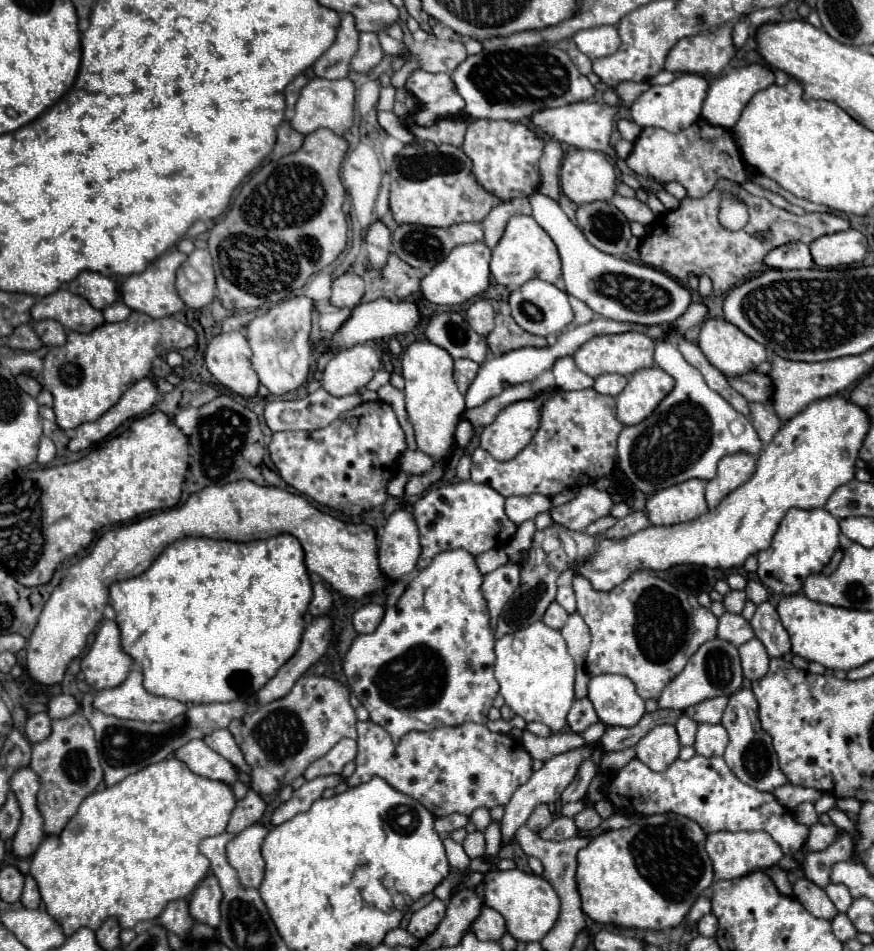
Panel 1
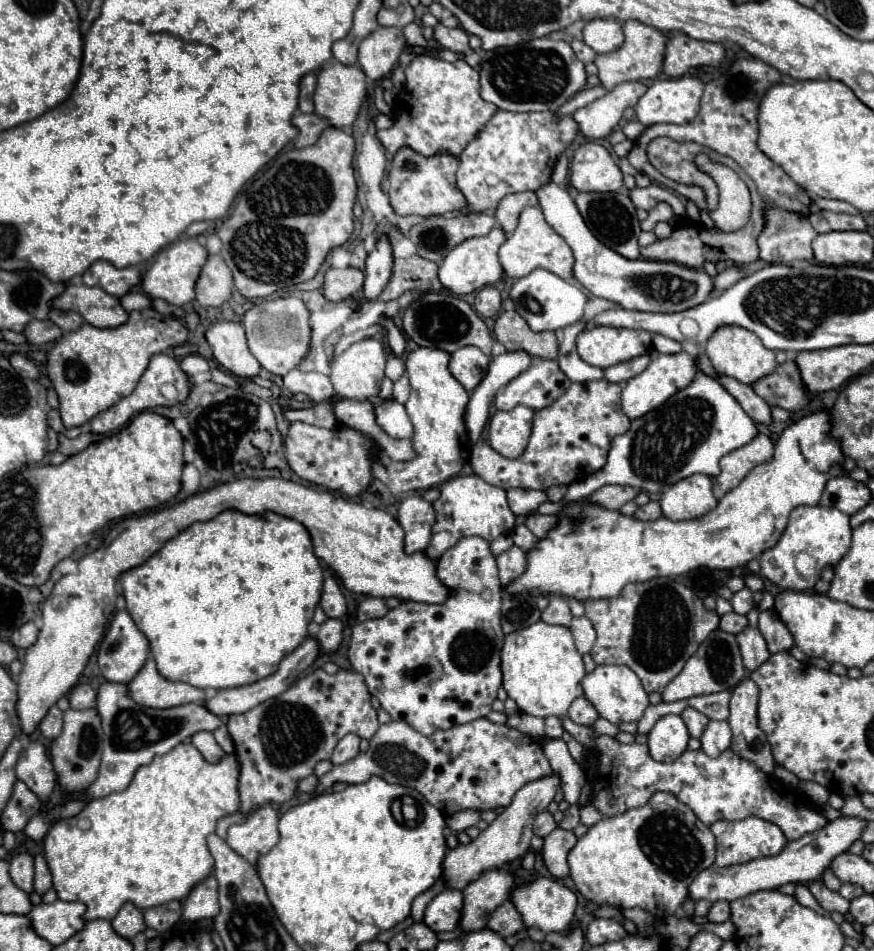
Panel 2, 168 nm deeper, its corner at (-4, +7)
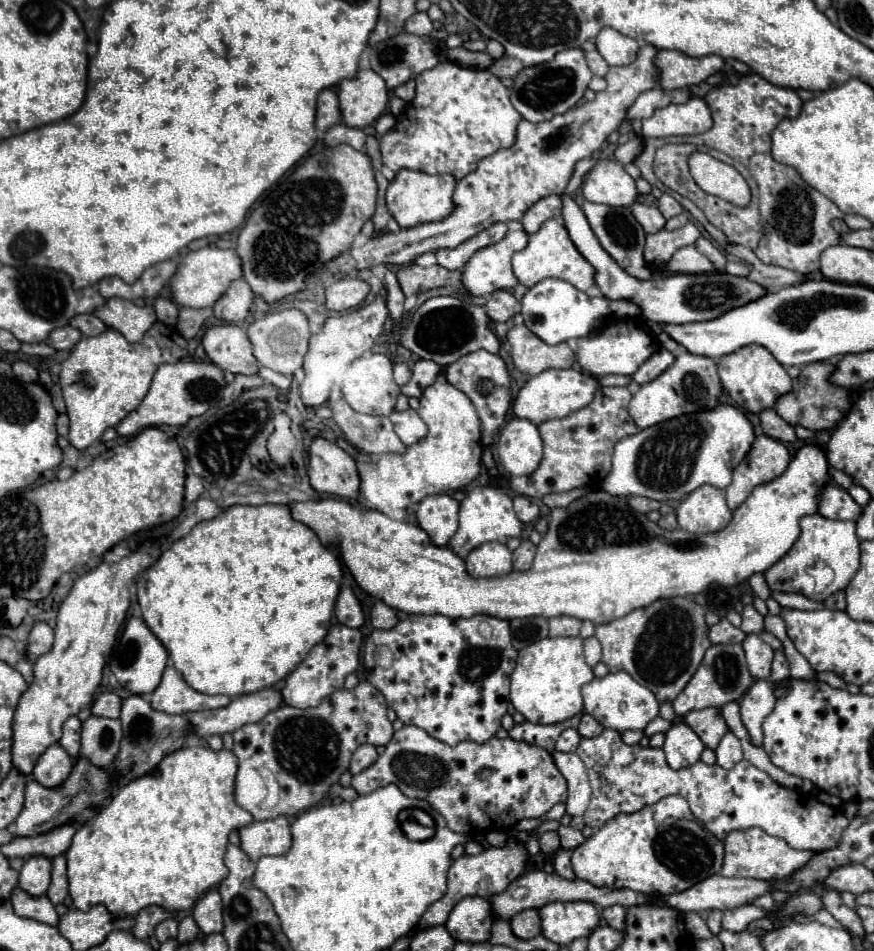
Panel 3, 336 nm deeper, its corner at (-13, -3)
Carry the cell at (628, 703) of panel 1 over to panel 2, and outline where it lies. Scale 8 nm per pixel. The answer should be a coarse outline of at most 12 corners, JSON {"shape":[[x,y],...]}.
{"shape":[[624,665],[582,679],[586,699],[610,723],[644,715],[648,693]]}

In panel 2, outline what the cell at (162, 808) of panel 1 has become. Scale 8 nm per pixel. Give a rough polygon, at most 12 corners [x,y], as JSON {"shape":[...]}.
{"shape":[[190,743],[44,839],[84,921],[184,899],[238,807]]}

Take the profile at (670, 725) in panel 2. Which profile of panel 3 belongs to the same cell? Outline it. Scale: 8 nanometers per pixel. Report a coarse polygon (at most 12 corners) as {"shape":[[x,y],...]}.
{"shape":[[685,723],[665,733],[671,769],[691,767],[705,749]]}

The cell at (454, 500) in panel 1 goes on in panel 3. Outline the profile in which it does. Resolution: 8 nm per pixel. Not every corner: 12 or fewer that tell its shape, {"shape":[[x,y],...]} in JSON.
{"shape":[[475,487],[449,547],[465,559],[487,541],[521,537],[509,493]]}

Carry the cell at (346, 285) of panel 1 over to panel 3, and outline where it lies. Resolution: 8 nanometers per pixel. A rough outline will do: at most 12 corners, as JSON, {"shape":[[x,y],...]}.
{"shape":[[357,277],[331,281],[325,307],[347,311],[365,301],[369,285]]}

